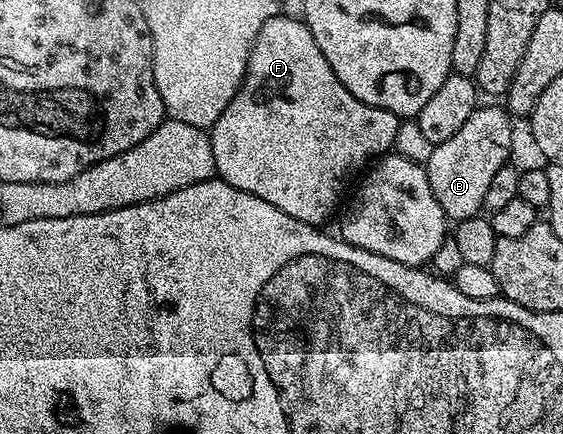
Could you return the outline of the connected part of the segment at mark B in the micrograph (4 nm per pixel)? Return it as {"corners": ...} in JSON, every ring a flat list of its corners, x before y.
{"corners":[[476,107,475,112,469,114,469,118,465,118,465,126,461,126,461,130,453,134,453,138,436,144,433,154,429,154,429,158,425,161,429,186,433,189,433,198,441,202,441,210,445,210,448,221,458,222,480,215,484,211,485,193,489,191,494,175,503,164,512,159,511,123,513,120,502,107,499,108]]}

